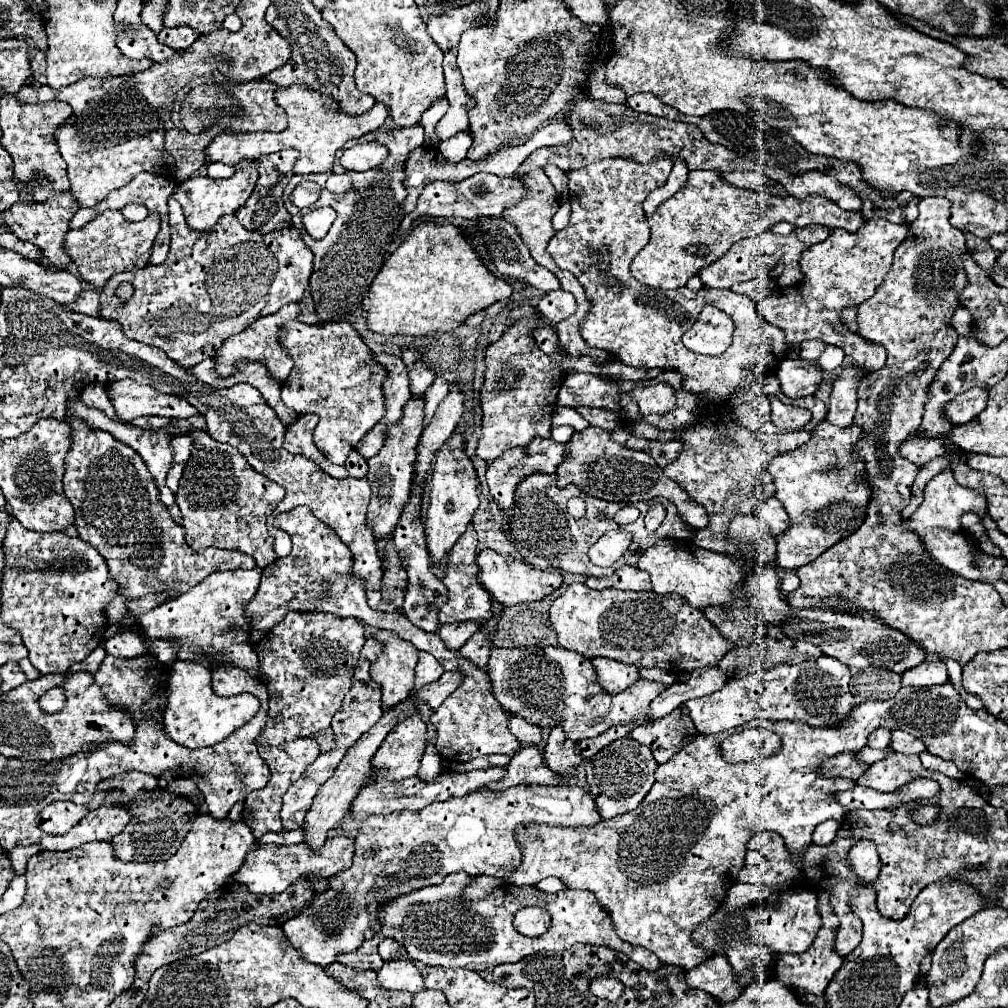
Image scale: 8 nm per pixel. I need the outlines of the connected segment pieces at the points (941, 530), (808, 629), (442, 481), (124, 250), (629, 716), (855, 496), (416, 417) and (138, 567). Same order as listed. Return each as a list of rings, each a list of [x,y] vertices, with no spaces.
[[[947,468],[927,482],[927,486],[923,490],[923,504],[913,512],[911,518],[903,520],[901,526],[913,530],[921,538],[921,544],[925,546],[925,552],[929,556],[933,556],[933,562],[937,562],[939,566],[947,568],[949,572],[953,572],[961,578],[979,580],[979,574],[975,574],[977,566],[973,564],[975,546],[959,524],[961,514],[967,510],[985,514],[987,512],[985,494],[981,494],[981,490],[969,490],[969,486],[957,484],[957,480],[953,478],[953,470]]]
[[[773,564],[757,568],[757,572],[745,580],[743,596],[749,606],[755,606],[763,612],[763,618],[769,624],[781,626],[783,634],[787,634],[789,638],[811,642],[811,644],[819,646],[825,656],[833,656],[833,658],[841,660],[843,664],[847,664],[851,668],[859,668],[859,670],[873,666],[873,668],[885,668],[885,670],[903,674],[905,670],[927,660],[927,652],[923,646],[917,646],[917,642],[913,642],[909,636],[901,634],[899,630],[893,630],[891,626],[877,622],[877,618],[873,618],[873,616],[851,616],[851,614],[823,610],[823,608],[793,610],[781,596],[781,590],[777,588],[779,578],[775,578],[773,574],[777,574]]]
[[[453,434],[447,440],[447,444],[439,448],[431,472],[429,508],[425,516],[425,546],[429,552],[429,560],[433,562],[433,568],[439,566],[441,558],[447,556],[447,552],[453,548],[457,538],[465,532],[477,506],[479,506],[479,490],[475,482],[475,468],[473,462],[465,456],[463,436]]]
[[[105,210],[79,230],[69,230],[65,234],[65,252],[77,264],[83,280],[93,288],[101,290],[105,282],[117,272],[139,270],[149,264],[149,254],[153,240],[159,232],[159,216],[149,214],[143,222],[129,222],[123,218],[121,210]]]
[[[491,646],[487,674],[491,678],[493,696],[507,714],[521,714],[527,722],[533,722],[535,726],[541,726],[547,730],[561,726],[565,736],[569,736],[569,740],[573,740],[573,742],[599,736],[601,732],[605,732],[611,726],[617,726],[617,724],[633,724],[633,722],[649,724],[651,722],[649,720],[649,702],[665,690],[657,682],[639,680],[629,690],[611,696],[599,686],[597,676],[595,676],[595,668],[587,658],[583,658],[581,654],[577,654],[573,650],[559,648],[559,646],[541,646],[539,650]]]
[[[821,422],[811,436],[805,446],[789,454],[779,454],[767,468],[773,476],[775,496],[789,514],[789,528],[775,536],[777,564],[785,570],[797,570],[813,562],[835,542],[853,534],[865,518],[865,506],[871,494],[867,484],[855,480],[865,470],[863,462],[851,458],[853,444],[863,438],[859,426],[837,428]]]
[[[411,398],[403,406],[401,422],[389,428],[385,446],[373,458],[367,460],[369,462],[367,480],[371,484],[371,504],[367,510],[367,524],[369,524],[369,530],[373,532],[373,536],[377,540],[389,540],[391,538],[391,534],[399,522],[399,516],[401,516],[401,512],[409,500],[415,450],[417,450],[421,430],[423,430],[423,400]]]
[[[67,416],[67,422],[71,428],[71,448],[65,456],[63,490],[75,508],[79,536],[105,558],[121,596],[141,598],[169,588],[179,596],[215,570],[255,566],[253,558],[235,550],[209,548],[203,554],[193,552],[185,544],[185,530],[171,520],[167,506],[159,500],[159,490],[141,456],[105,430],[87,426],[77,416]]]

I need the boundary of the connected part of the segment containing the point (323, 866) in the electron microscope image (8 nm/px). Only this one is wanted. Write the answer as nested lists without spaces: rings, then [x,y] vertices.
[[[345,836],[327,838],[327,842],[323,844],[321,850],[309,850],[309,846],[305,846],[305,844],[253,846],[253,850],[245,858],[245,866],[241,866],[241,870],[237,874],[233,874],[233,878],[229,878],[229,880],[247,884],[249,890],[257,892],[257,894],[275,894],[275,892],[283,892],[287,886],[297,882],[301,876],[331,878],[335,874],[349,870],[351,862],[353,862],[353,854],[355,854],[355,842],[353,842],[353,838],[345,838]]]

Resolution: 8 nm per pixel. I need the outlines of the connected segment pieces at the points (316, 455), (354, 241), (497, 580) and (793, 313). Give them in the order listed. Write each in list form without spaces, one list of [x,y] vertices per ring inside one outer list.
[[[315,414],[299,416],[299,420],[287,428],[283,446],[291,454],[303,454],[305,458],[313,460],[325,474],[329,474],[333,478],[345,478],[347,476],[345,466],[337,466],[337,464],[329,462],[329,458],[325,458],[313,442],[313,430],[317,426],[317,420],[319,418]]]
[[[417,124],[417,126],[405,126],[405,128],[393,128],[393,130],[377,130],[373,134],[365,134],[361,140],[365,140],[365,142],[375,140],[375,142],[385,144],[389,148],[389,158],[381,166],[377,166],[373,170],[351,172],[355,194],[335,196],[335,194],[327,192],[323,188],[325,174],[305,176],[305,178],[311,178],[313,182],[317,182],[321,186],[321,198],[311,208],[331,206],[337,212],[337,218],[331,224],[331,228],[329,228],[325,238],[313,240],[307,234],[307,230],[305,230],[305,226],[301,222],[301,218],[311,208],[293,208],[293,204],[289,202],[289,194],[301,182],[301,174],[295,174],[289,180],[287,186],[291,190],[287,190],[285,196],[283,196],[285,198],[285,206],[287,206],[287,210],[293,216],[293,227],[303,234],[305,244],[315,254],[315,270],[313,270],[311,280],[309,280],[309,292],[311,292],[311,296],[315,300],[315,310],[317,310],[321,322],[343,320],[349,312],[353,312],[363,302],[365,292],[369,290],[373,278],[381,270],[383,260],[387,256],[387,248],[397,238],[399,222],[405,216],[401,204],[397,202],[397,200],[405,200],[405,186],[403,186],[405,170],[403,170],[403,164],[407,160],[407,154],[423,144],[425,132],[423,132],[423,126]]]
[[[481,550],[477,554],[477,580],[481,582],[481,586],[485,586],[485,590],[489,592],[489,596],[499,602],[501,606],[513,606],[519,602],[529,602],[529,600],[541,600],[543,596],[551,594],[555,588],[561,586],[563,578],[557,572],[545,572],[545,570],[537,570],[531,564],[525,564],[523,560],[513,558],[511,554],[499,554],[495,550]]]
[[[885,218],[867,220],[855,234],[845,230],[831,230],[831,236],[811,250],[801,254],[803,280],[795,286],[775,289],[771,296],[757,302],[761,318],[785,332],[789,344],[801,344],[803,340],[823,340],[825,344],[839,346],[855,366],[875,372],[885,364],[885,348],[871,340],[851,332],[841,322],[843,308],[857,306],[873,296],[881,286],[885,274],[891,270],[893,252],[907,236],[905,224],[893,224]]]

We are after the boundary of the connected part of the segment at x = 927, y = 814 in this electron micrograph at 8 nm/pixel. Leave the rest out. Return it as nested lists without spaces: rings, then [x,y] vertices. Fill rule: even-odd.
[[[927,804],[927,806],[919,806],[917,810],[915,810],[915,814],[913,814],[913,820],[915,822],[925,822],[925,824],[929,824],[933,818],[937,818],[937,808],[933,806],[933,804]]]

